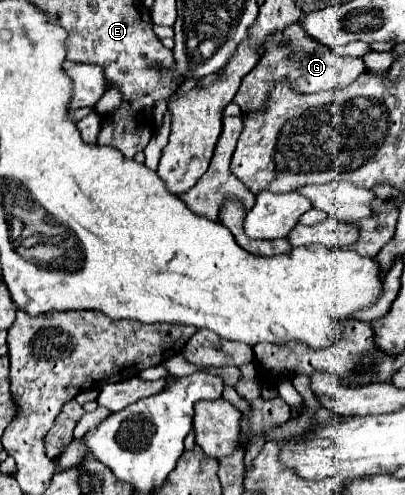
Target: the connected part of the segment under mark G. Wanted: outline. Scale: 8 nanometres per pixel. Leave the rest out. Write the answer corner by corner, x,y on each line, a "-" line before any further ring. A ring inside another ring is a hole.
300,20
286,26
284,30
268,34
262,46
264,46
264,52
260,54
258,64
242,78
240,88
236,96
232,98
232,102
242,108
242,114
264,110
270,100
272,88
280,84
282,80
286,80
290,88
298,94
314,94
322,90
346,88
350,82
354,82
354,78
358,78
366,70
362,58
336,56
326,44
320,44
318,40
310,38
304,32

